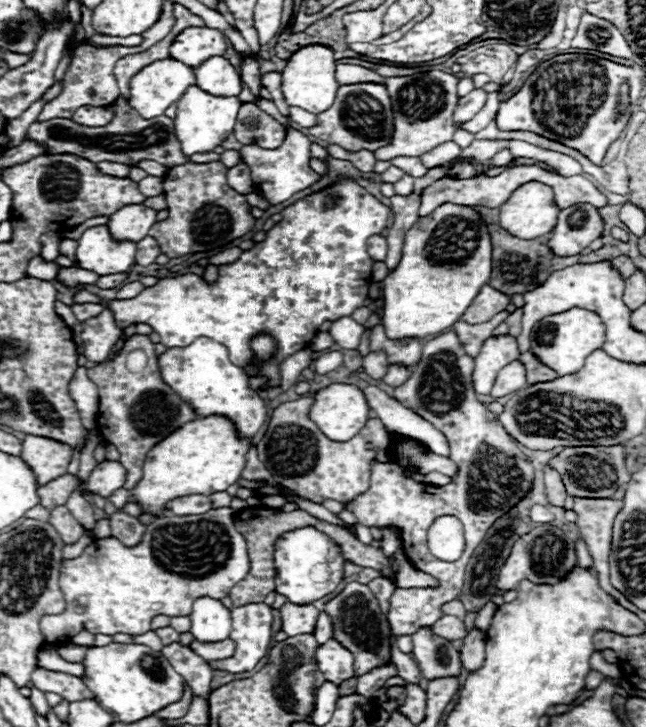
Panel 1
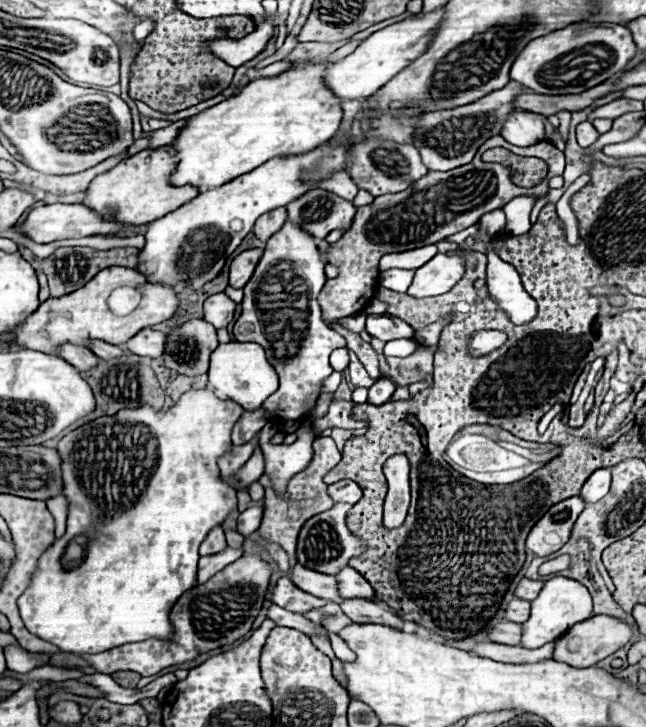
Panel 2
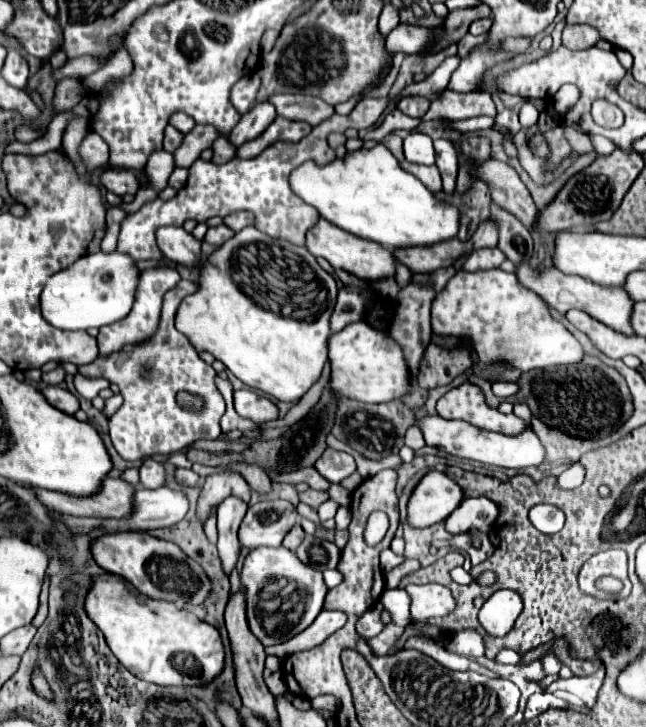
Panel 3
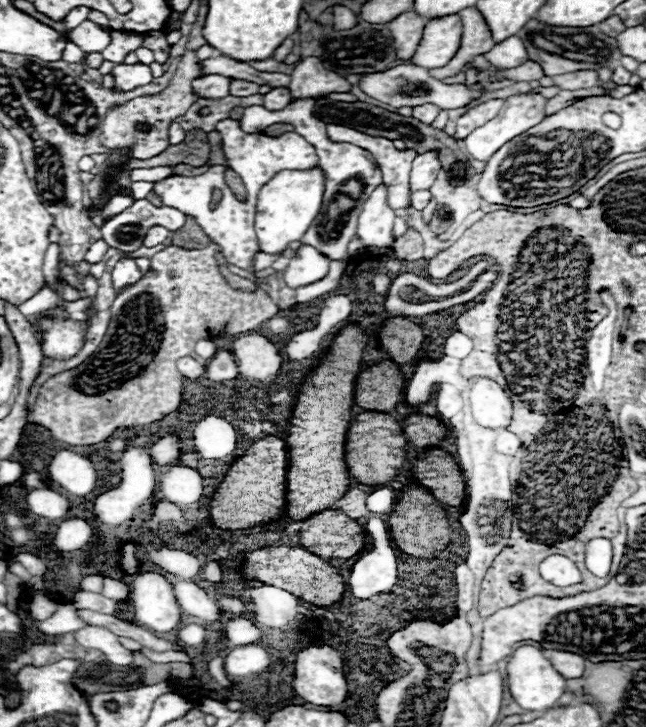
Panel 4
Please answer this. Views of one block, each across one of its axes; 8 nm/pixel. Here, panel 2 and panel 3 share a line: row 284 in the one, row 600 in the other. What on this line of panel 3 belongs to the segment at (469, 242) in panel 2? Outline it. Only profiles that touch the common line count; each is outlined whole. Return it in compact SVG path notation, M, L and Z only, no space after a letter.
M424 584L424 586L406 586L410 596L410 612L412 620L426 622L434 616L446 616L452 612L454 600L448 588L440 584Z

